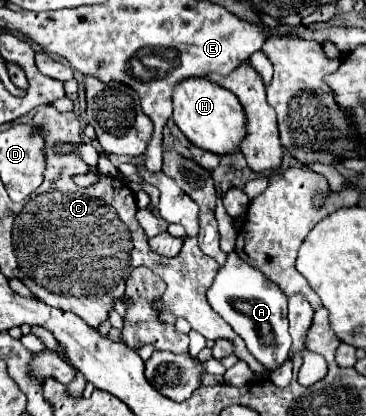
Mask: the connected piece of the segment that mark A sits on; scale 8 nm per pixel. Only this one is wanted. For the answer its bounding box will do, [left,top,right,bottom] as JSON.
[208,252,292,378]

